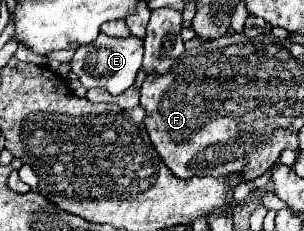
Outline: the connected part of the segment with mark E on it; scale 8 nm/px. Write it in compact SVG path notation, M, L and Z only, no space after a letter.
M99 34L93 44L85 44L75 50L75 56L71 60L69 72L73 72L79 82L89 88L105 88L113 96L125 92L129 86L133 86L135 76L143 62L143 38L127 36L127 38L109 38L107 34Z

